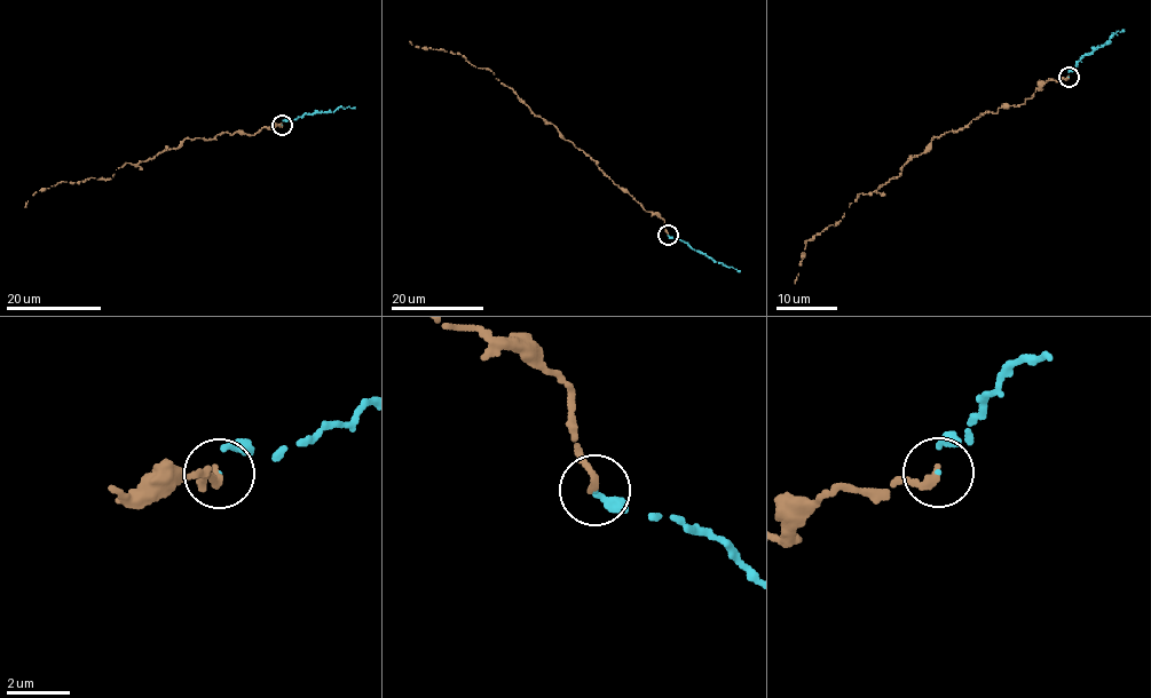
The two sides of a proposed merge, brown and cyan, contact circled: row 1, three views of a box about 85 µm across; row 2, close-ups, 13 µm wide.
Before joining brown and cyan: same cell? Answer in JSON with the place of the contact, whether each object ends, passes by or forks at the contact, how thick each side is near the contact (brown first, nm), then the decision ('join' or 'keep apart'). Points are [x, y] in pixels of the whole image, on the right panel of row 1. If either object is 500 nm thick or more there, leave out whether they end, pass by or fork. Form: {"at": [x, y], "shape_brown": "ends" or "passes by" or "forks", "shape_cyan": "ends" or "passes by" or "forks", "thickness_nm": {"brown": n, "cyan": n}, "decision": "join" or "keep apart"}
{"at": [1069, 77], "shape_brown": "ends", "shape_cyan": "ends", "thickness_nm": {"brown": 280, "cyan": 100}, "decision": "join"}

